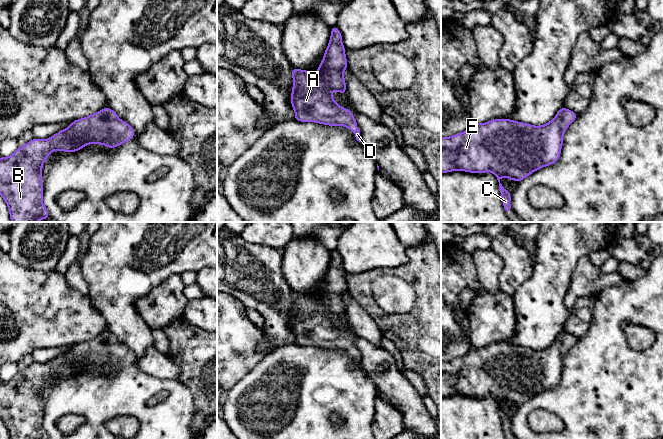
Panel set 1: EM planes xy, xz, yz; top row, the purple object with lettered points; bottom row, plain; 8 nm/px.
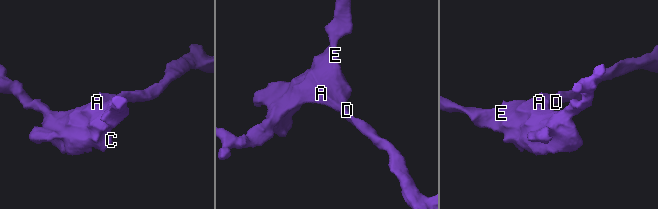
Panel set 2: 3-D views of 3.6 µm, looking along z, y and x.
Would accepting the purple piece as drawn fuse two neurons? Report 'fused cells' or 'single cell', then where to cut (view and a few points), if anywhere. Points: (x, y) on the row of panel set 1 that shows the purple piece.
single cell | no cut

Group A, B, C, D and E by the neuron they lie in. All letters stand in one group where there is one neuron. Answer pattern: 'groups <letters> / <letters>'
groups A B C D E

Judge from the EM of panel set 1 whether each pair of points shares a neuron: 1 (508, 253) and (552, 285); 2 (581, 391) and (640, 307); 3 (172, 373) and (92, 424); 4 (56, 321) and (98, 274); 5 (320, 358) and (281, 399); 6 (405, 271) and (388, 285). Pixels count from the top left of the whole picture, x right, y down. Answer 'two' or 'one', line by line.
1: two
2: one
3: two
4: two
5: one
6: two

